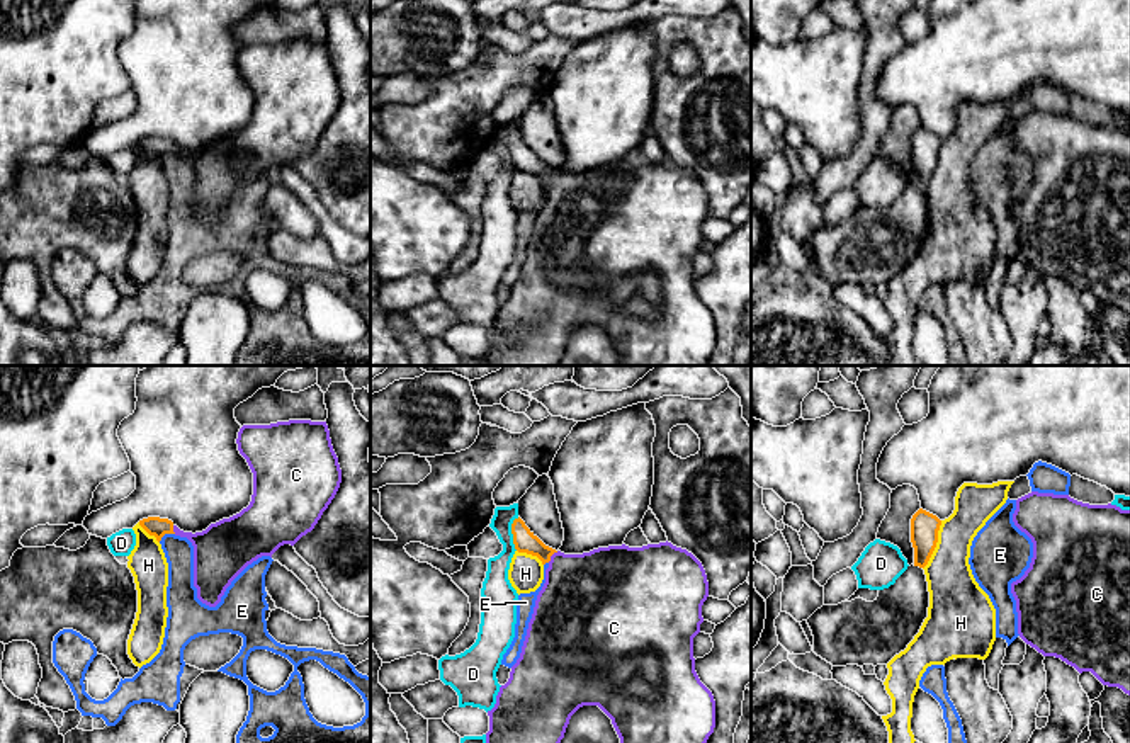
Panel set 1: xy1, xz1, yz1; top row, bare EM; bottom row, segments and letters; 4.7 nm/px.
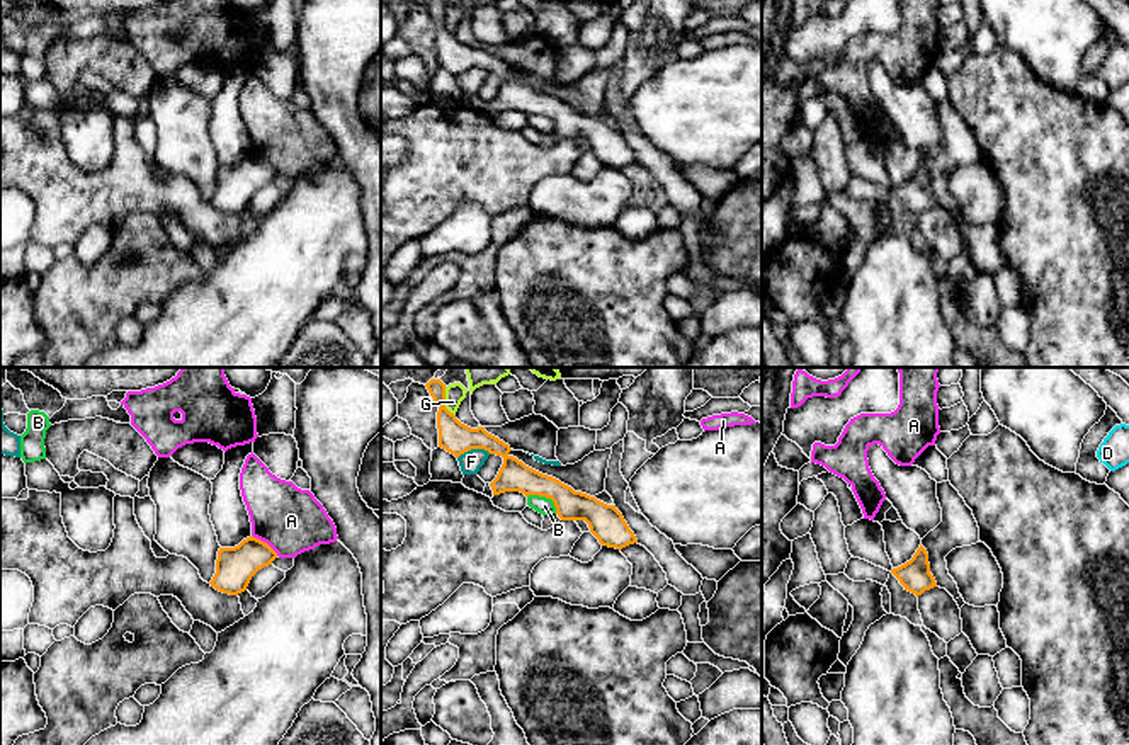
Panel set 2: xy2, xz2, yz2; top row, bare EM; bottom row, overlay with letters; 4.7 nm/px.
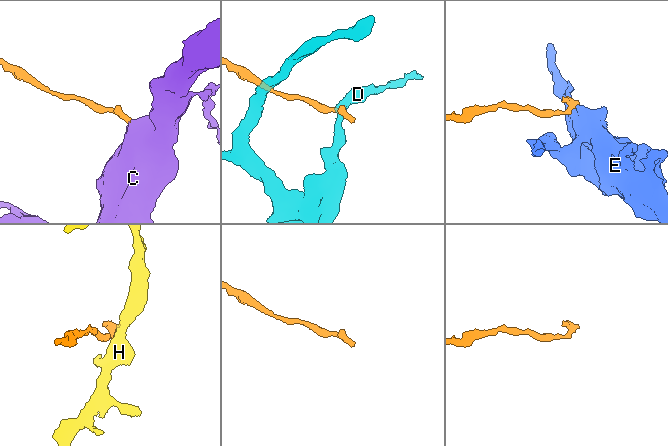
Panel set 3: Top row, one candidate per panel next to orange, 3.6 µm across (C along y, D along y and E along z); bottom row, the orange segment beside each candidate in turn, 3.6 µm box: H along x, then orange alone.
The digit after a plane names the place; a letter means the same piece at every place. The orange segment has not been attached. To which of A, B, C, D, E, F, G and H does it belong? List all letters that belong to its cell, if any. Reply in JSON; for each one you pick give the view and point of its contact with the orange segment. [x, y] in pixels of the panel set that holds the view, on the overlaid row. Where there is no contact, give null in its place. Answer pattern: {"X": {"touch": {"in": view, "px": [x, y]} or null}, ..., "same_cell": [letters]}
{"C": {"touch": {"in": "xz1", "px": [551, 555]}}, "same_cell": ["C"]}

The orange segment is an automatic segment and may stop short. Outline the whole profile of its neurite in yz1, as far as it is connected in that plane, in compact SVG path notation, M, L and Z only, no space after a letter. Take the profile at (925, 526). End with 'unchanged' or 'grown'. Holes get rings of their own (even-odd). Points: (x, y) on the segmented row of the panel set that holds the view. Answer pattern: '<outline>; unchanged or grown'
M919 508L911 519L911 542L914 547L914 566L924 568L936 547L941 520Z; unchanged

